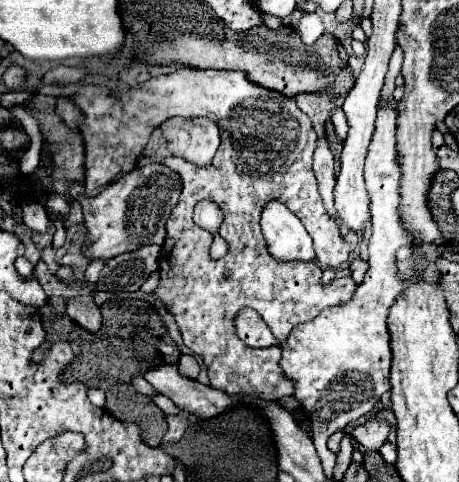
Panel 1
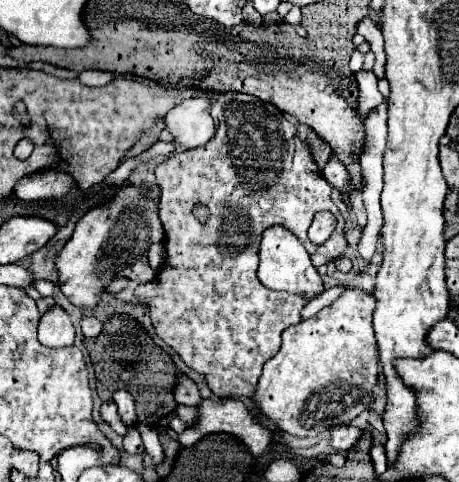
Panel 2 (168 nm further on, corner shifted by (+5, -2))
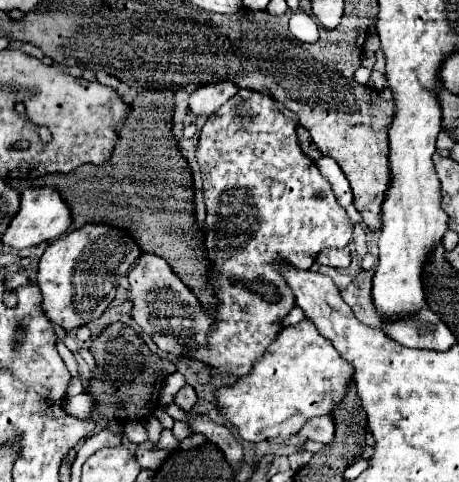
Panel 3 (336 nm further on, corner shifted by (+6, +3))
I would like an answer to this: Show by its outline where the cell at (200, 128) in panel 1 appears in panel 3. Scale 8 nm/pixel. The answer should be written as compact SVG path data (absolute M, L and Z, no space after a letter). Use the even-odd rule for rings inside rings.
M221 81L221 83L213 83L213 85L203 85L203 87L199 87L197 91L191 93L189 115L197 117L197 119L211 117L237 91L239 91L239 87L235 83L229 83L229 81Z

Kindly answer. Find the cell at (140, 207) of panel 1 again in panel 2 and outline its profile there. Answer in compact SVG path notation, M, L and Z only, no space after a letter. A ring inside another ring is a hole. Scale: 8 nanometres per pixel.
M138 186L122 188L108 204L88 210L78 222L72 238L56 256L58 288L62 294L82 310L92 310L104 296L108 282L114 276L146 284L154 280L154 272L148 266L148 248L154 242L162 242L164 228L158 218L158 208L148 194Z

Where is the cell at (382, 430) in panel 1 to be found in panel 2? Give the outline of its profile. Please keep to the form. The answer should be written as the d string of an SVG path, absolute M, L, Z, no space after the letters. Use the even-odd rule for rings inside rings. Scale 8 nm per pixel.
M340 424L338 428L332 428L332 432L330 432L330 446L338 452L346 452L358 442L360 436L362 436L360 428Z

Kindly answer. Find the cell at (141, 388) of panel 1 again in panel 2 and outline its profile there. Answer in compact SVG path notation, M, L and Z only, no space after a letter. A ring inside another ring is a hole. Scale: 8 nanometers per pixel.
M176 404L176 410L178 410L180 420L182 420L186 426L194 424L194 420L198 418L198 410L196 410L196 408L188 408L188 406Z

